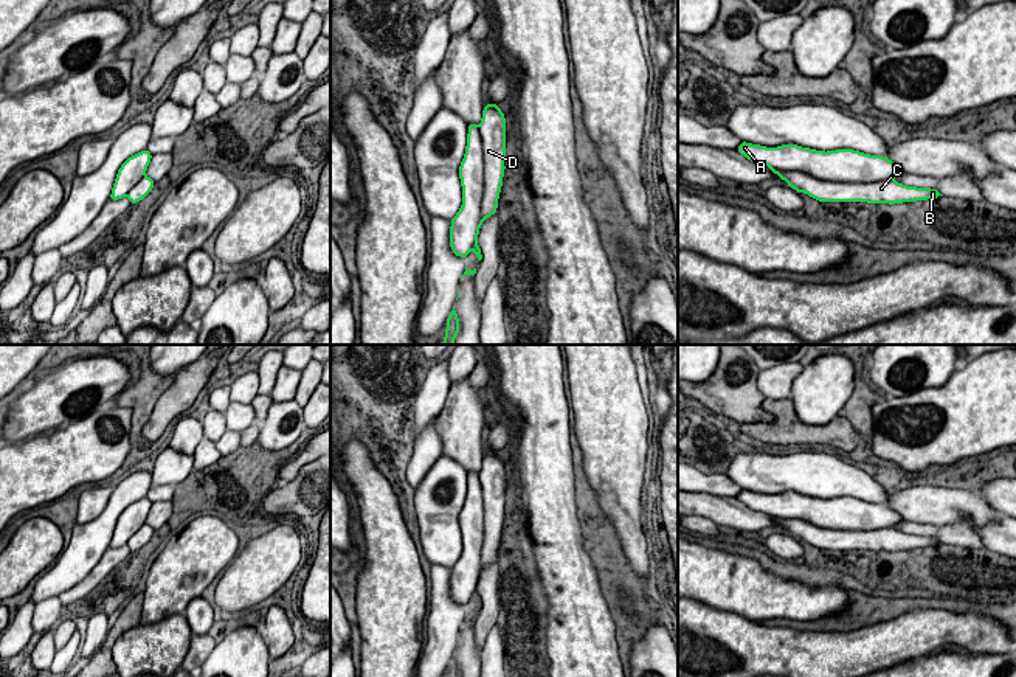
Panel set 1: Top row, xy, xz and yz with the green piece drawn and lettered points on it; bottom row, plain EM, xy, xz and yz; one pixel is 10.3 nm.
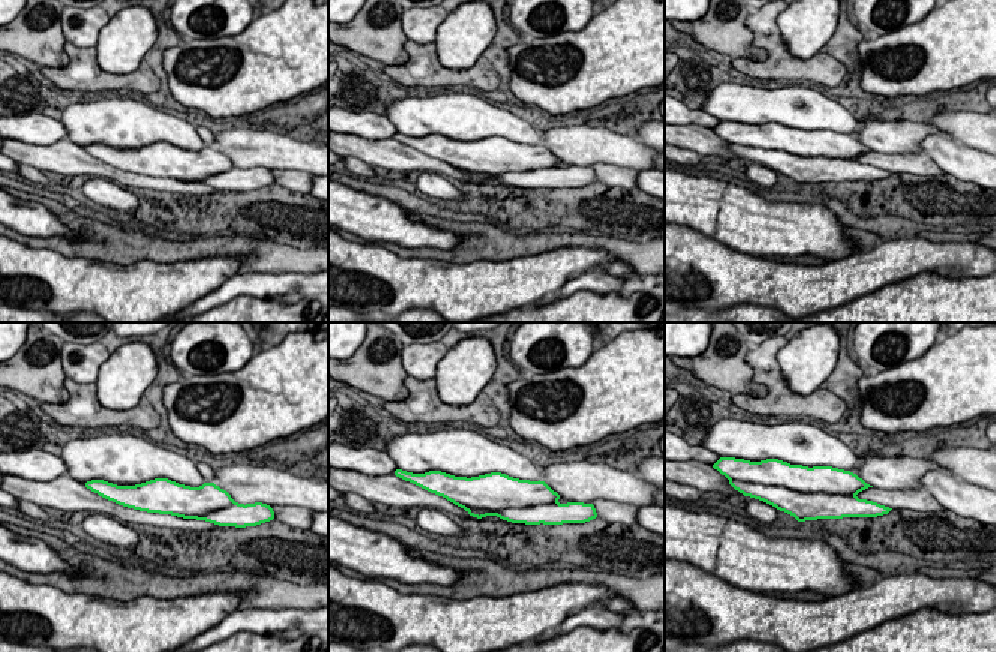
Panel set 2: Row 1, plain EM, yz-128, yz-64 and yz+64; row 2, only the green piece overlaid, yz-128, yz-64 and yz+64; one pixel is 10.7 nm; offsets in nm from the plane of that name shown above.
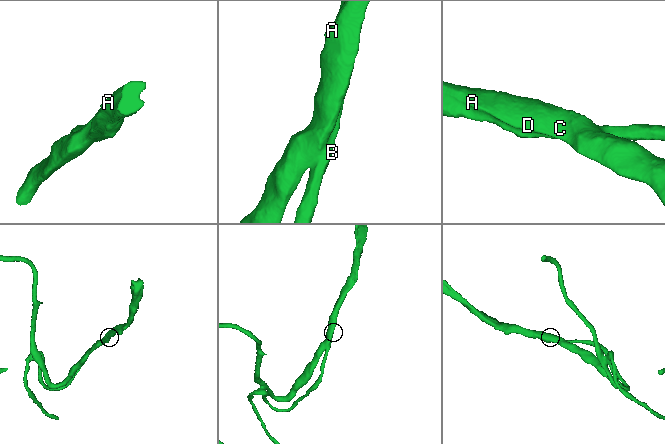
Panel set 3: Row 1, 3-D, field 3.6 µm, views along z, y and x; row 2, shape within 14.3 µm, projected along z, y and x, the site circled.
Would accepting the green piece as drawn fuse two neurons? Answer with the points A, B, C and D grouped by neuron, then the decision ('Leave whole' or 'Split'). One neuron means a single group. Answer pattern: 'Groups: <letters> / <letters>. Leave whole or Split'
Groups: A / B C D. Split

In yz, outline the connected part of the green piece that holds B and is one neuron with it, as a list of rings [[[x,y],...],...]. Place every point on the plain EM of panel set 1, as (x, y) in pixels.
[[[772,517],[772,520],[797,540],[805,540],[819,550],[869,550],[893,553],[943,543],[937,537],[906,534],[893,528],[844,531],[819,528],[800,519]]]

